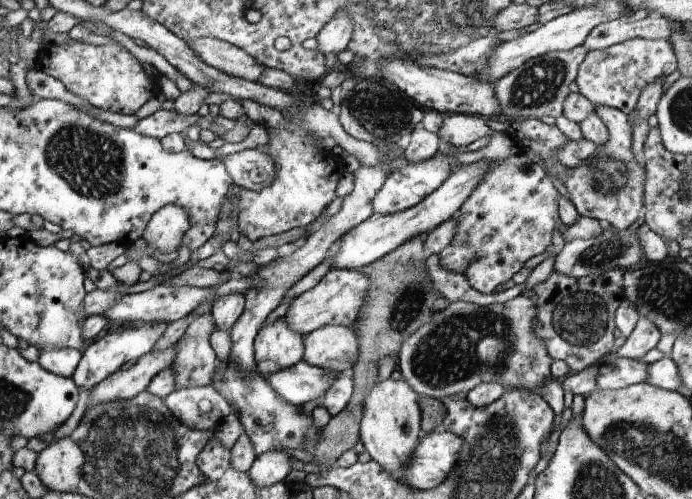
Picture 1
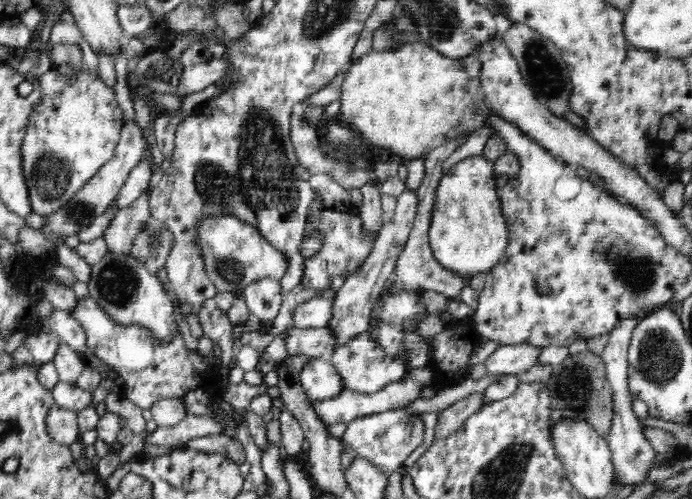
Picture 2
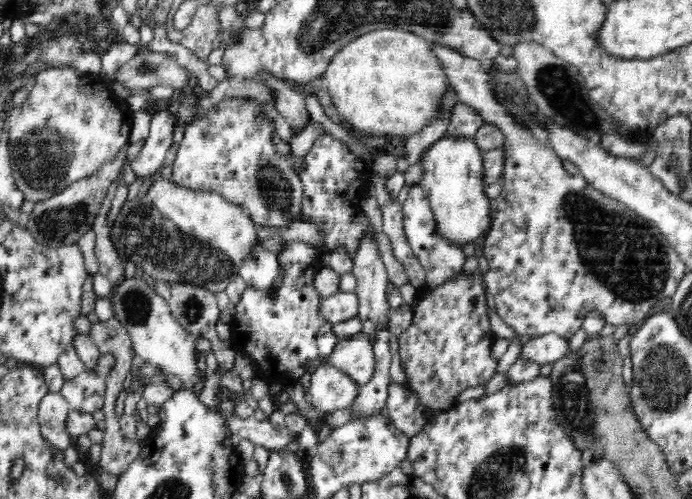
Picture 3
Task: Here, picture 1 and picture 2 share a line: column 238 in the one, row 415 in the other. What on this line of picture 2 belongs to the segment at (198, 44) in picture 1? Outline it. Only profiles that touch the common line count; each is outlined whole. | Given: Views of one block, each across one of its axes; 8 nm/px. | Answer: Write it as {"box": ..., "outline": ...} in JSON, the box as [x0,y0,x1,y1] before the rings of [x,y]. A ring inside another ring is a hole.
{"box":[45,404,82,447],"outline":[[[54,404],[46,414],[45,425],[50,437],[60,445],[70,447],[70,444],[81,441],[82,434],[78,428],[77,411],[60,408]]]}

